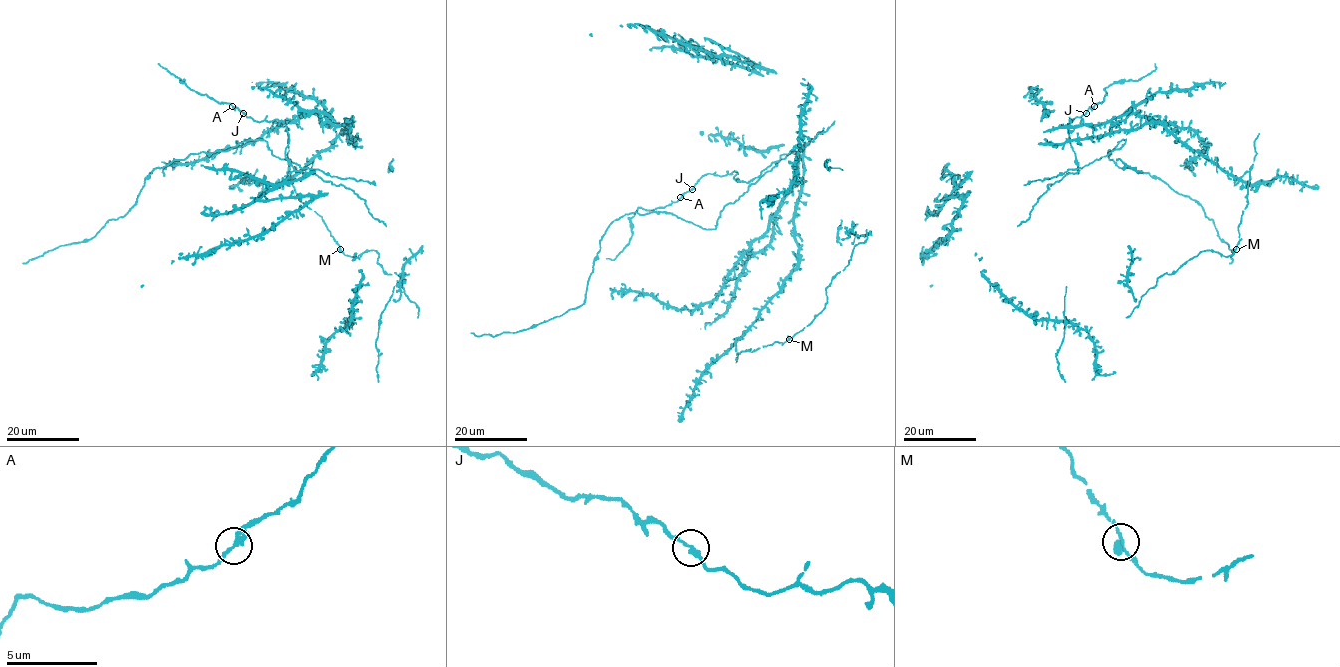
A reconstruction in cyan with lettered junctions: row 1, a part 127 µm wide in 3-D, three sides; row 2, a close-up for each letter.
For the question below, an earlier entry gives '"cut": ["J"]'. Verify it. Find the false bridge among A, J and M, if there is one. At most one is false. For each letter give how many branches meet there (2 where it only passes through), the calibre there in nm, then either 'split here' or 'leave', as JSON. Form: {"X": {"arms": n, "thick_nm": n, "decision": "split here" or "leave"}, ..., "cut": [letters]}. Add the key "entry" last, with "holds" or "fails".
{"A": {"arms": 2, "thick_nm": 240, "decision": "leave"}, "J": {"arms": 2, "thick_nm": 200, "decision": "leave"}, "M": {"arms": 2, "thick_nm": 240, "decision": "leave"}, "cut": [], "entry": "fails"}

